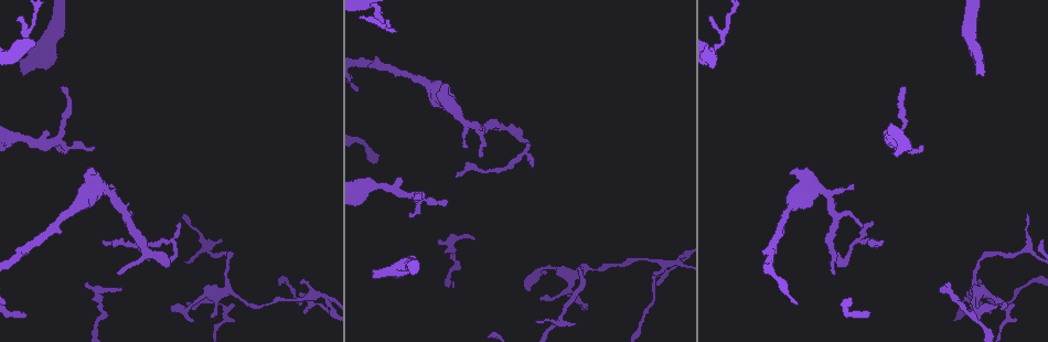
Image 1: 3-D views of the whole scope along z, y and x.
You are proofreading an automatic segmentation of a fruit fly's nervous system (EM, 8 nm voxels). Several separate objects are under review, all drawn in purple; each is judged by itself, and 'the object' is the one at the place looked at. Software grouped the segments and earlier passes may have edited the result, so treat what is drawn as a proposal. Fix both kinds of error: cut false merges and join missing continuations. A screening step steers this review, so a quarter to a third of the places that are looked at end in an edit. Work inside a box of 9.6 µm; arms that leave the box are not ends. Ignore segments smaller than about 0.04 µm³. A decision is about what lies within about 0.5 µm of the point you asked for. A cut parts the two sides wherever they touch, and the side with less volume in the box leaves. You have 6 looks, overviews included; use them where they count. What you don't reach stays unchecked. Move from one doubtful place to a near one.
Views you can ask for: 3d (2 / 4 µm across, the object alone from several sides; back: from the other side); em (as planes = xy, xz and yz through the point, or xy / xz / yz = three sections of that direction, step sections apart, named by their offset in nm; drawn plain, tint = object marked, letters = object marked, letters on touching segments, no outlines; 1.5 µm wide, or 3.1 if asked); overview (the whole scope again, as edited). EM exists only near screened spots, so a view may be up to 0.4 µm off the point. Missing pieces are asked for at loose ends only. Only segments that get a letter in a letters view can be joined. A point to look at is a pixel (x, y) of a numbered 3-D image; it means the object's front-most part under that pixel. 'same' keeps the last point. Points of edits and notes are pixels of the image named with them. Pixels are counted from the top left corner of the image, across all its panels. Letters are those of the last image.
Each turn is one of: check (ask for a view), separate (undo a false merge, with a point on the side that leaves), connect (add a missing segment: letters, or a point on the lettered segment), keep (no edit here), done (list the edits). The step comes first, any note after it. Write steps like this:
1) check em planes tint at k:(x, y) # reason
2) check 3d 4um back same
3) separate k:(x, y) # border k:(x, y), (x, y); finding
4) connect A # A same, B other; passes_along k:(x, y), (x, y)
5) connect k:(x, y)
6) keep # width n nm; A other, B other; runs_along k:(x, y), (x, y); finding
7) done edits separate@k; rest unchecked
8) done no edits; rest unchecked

check em planes letters at 1:(861, 226) # branch stops here

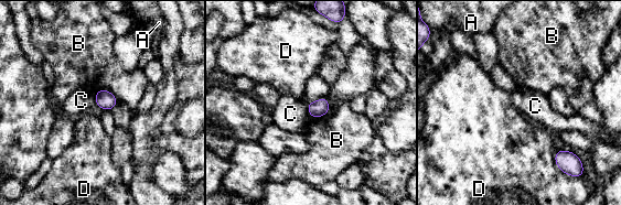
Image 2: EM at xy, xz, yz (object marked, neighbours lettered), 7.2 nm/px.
keep # A other, B other, C other, D other; border 2:(96, 89), (107, 89), (118, 100); none of them fits

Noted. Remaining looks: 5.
check em planes letters at 1:(184, 213) # thin end

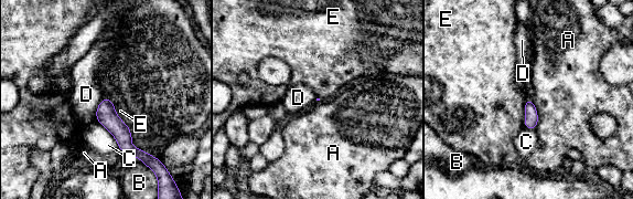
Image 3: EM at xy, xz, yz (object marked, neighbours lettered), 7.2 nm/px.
keep # A other, B other, C other, D other, E other; no lettered segment goes on from it

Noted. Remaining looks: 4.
check 3d 2um back at 1:(973, 47)

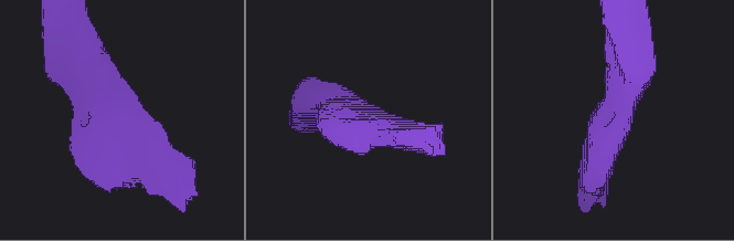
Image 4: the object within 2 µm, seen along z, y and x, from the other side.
check em planes letters at 4:(362, 118)

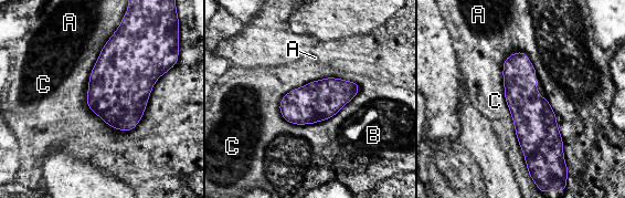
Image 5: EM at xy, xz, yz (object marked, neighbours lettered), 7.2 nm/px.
keep # A other, B other, C other; border 5:(342, 79), (290, 90), (281, 115); one neuron here

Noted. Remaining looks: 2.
done no edits; rest unchecked

